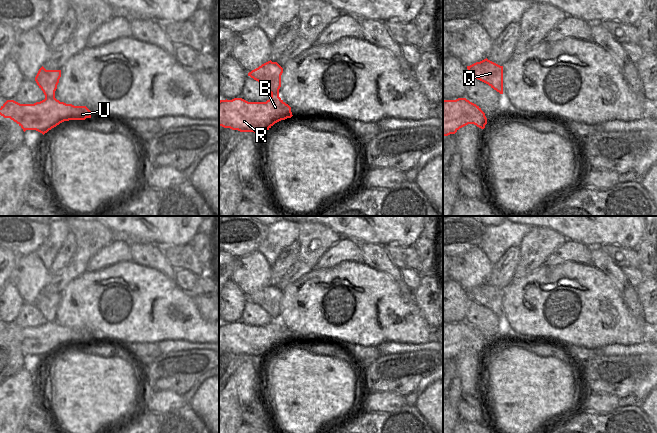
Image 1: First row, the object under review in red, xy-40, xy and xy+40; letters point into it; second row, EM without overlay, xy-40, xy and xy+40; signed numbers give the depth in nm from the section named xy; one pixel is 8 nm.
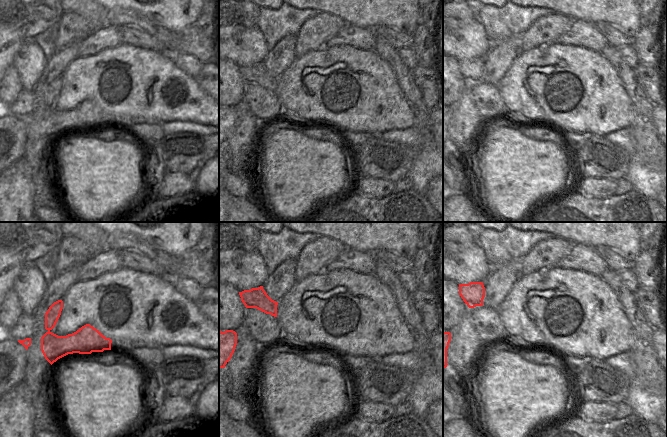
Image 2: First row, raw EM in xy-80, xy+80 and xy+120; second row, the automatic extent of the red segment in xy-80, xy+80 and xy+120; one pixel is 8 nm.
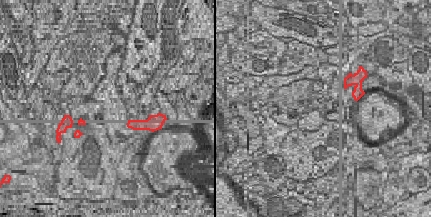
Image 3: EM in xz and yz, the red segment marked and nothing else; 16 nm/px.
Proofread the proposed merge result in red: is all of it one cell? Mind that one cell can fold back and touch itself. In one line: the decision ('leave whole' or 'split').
split

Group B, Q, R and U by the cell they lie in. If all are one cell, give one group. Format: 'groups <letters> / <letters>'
groups B R U / Q

